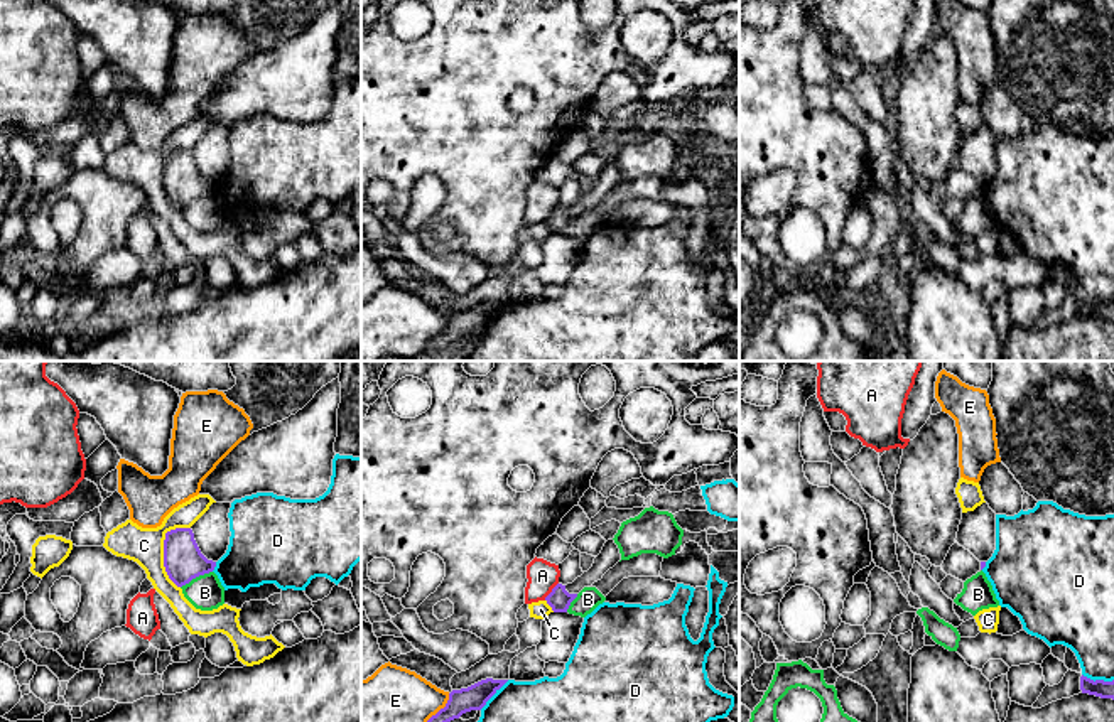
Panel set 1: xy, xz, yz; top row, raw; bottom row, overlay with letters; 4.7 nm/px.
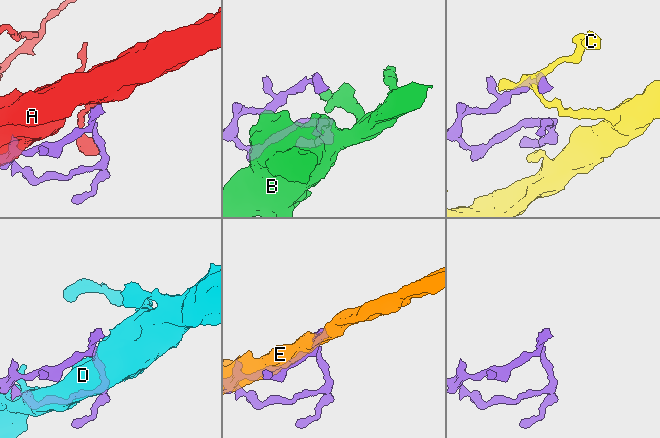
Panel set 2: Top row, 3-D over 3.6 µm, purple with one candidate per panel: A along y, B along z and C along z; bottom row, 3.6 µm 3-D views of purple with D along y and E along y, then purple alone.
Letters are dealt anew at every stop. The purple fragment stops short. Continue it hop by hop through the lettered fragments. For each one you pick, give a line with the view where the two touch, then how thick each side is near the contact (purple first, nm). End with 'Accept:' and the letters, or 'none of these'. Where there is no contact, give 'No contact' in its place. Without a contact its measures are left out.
Accept: none of these

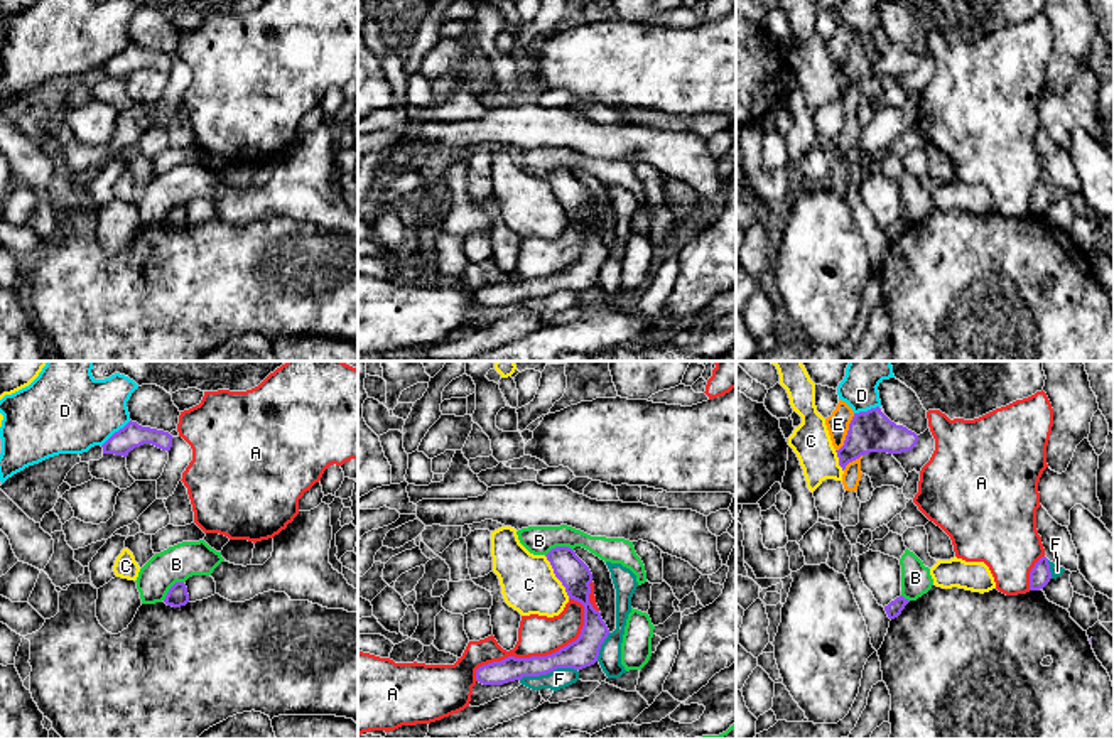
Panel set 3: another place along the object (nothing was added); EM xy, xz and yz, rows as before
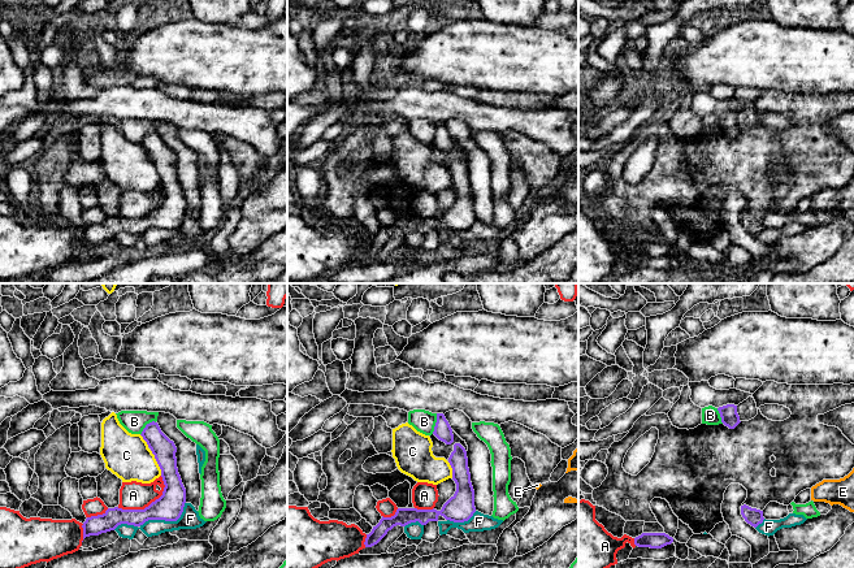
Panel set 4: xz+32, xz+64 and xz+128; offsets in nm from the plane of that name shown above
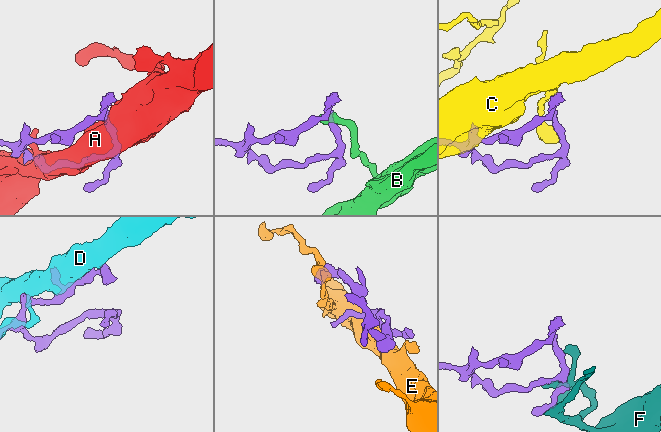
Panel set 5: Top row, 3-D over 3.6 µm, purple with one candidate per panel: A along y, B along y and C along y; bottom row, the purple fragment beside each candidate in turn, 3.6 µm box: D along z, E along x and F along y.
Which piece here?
Accept: none of these

